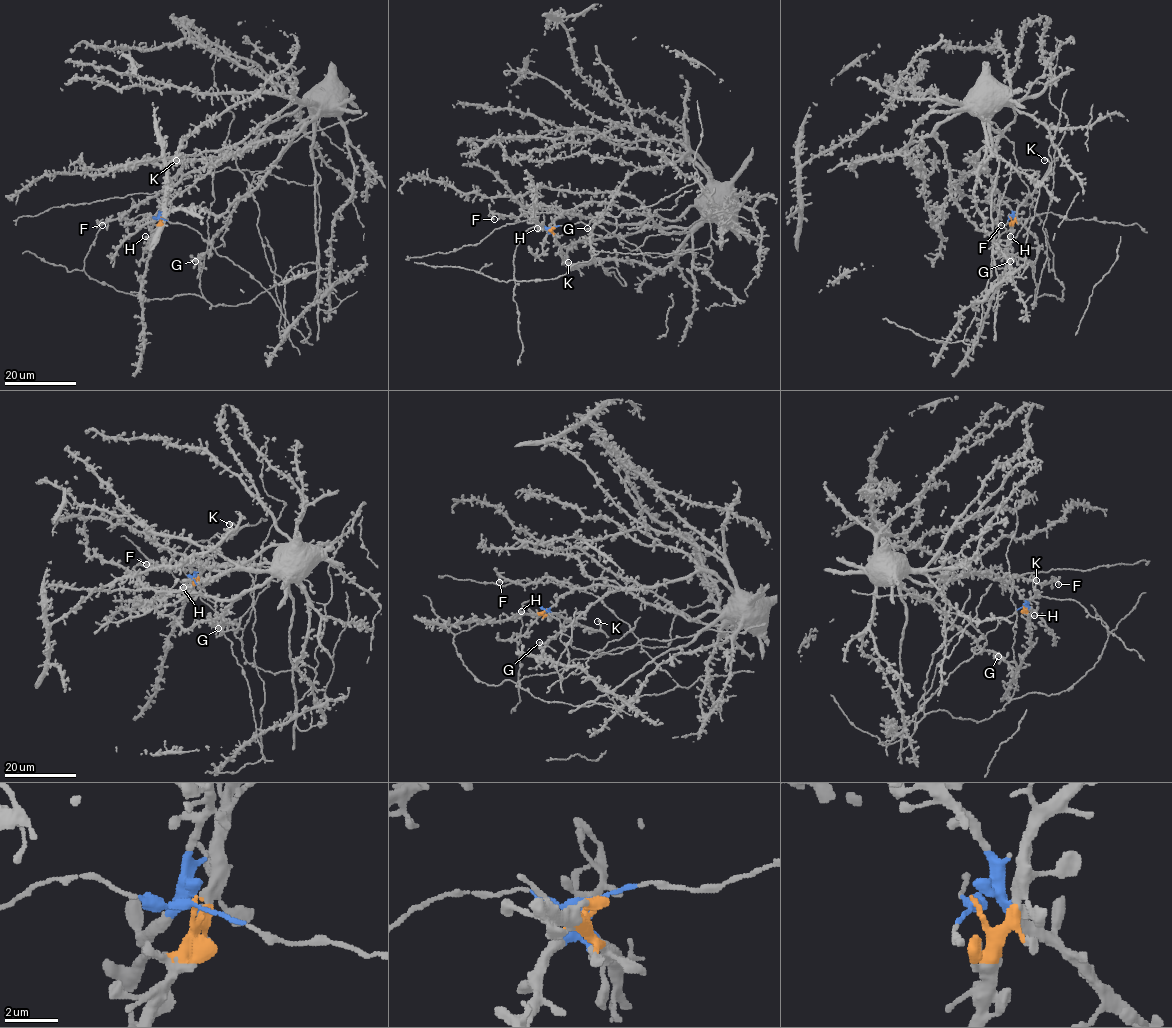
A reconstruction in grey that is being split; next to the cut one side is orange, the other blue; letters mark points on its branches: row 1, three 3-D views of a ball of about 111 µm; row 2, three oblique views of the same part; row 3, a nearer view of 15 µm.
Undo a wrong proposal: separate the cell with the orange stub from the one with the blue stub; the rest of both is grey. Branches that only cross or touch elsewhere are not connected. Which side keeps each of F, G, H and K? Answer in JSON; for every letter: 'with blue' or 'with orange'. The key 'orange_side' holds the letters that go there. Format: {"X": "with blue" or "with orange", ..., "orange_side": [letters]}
{"F": "with blue", "G": "with blue", "H": "with orange", "K": "with orange", "orange_side": ["H", "K"]}

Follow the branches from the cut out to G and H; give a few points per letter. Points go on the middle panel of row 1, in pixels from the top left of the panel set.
G: (552, 228), (580, 222), (588, 224), (601, 213), (591, 230), (587, 228)
H: (552, 228), (536, 228)

